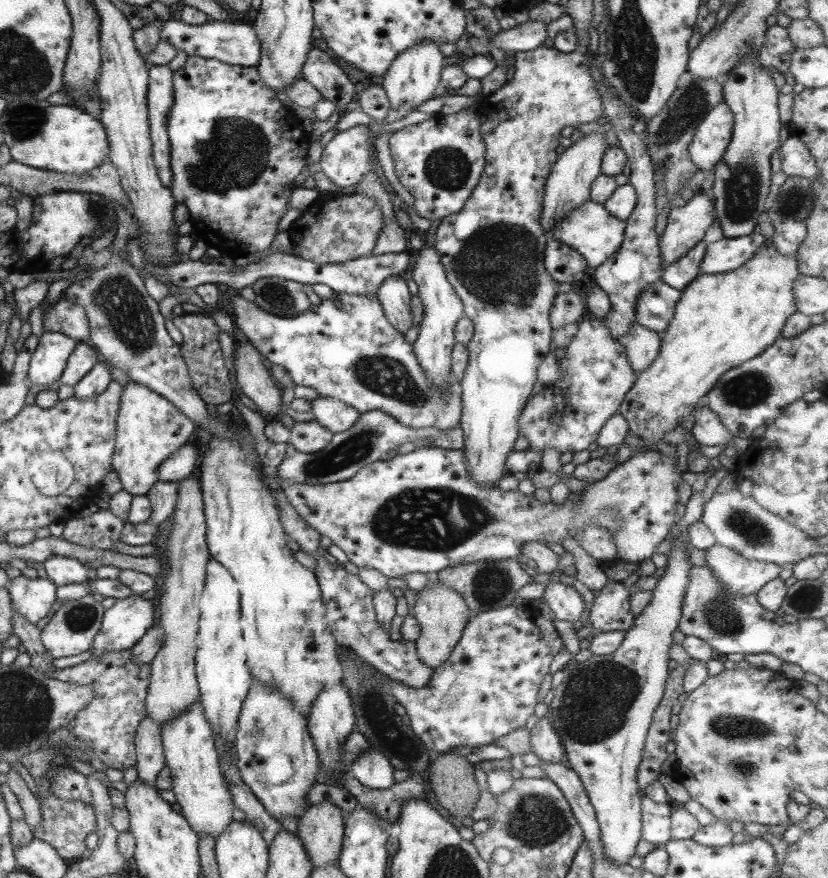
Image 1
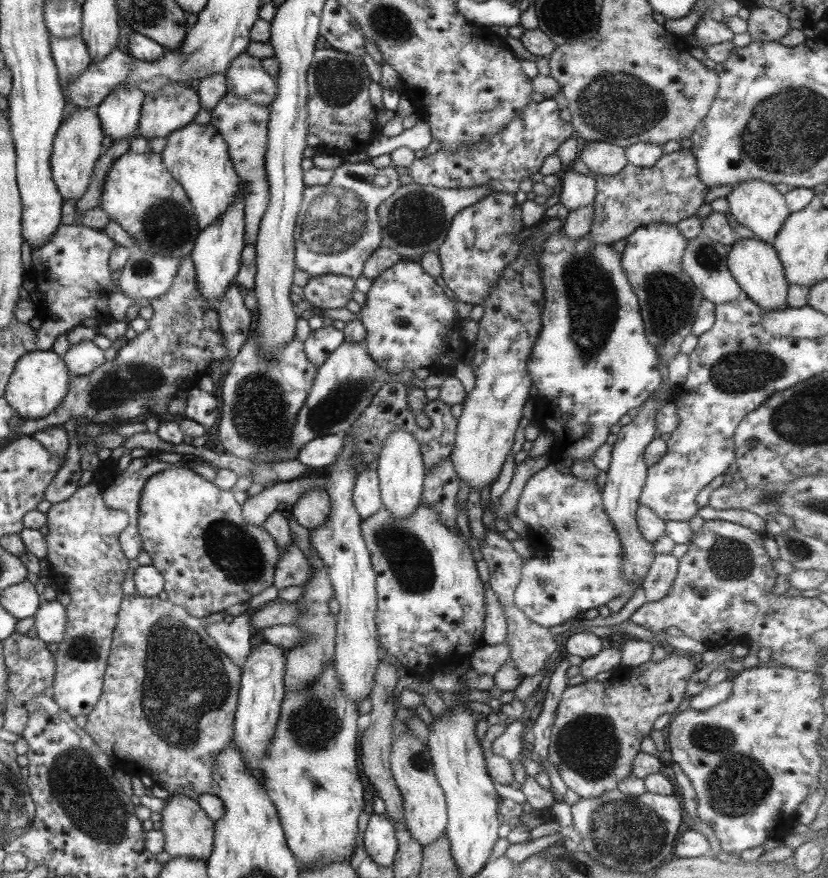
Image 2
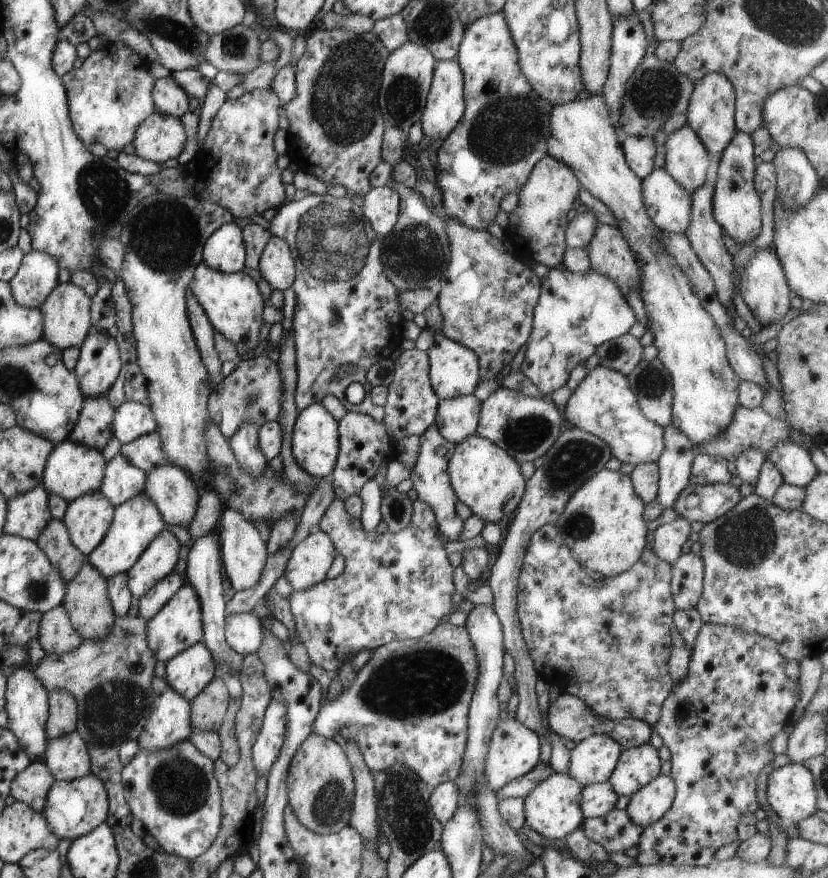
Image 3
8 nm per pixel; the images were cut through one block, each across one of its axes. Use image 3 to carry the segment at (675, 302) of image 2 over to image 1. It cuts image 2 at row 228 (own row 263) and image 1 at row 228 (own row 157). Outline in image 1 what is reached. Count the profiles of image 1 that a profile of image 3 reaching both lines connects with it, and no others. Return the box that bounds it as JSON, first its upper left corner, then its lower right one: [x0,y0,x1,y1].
[548,199,624,272]

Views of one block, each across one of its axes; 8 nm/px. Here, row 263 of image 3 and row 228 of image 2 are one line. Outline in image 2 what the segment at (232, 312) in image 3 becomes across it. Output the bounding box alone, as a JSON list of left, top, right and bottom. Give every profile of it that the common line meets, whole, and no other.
[160,122,239,231]

